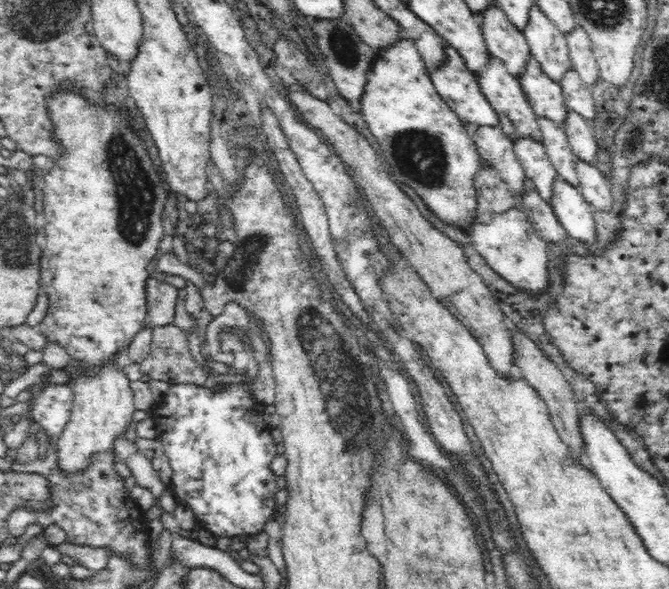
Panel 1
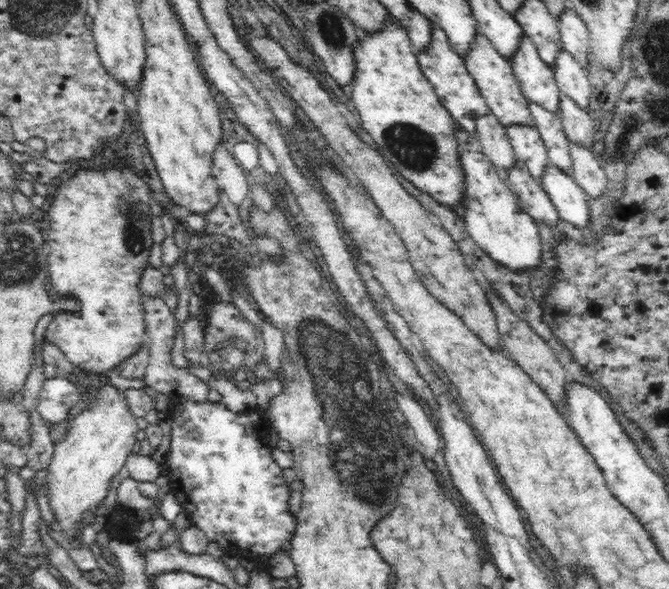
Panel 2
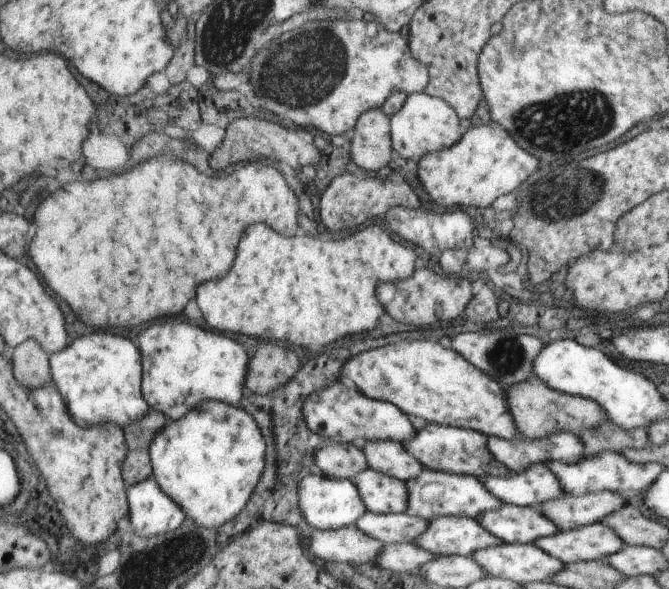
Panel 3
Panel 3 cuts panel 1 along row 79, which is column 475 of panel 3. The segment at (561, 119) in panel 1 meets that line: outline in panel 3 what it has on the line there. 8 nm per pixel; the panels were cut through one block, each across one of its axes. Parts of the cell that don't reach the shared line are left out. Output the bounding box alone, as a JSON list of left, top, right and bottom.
[413,516,502,557]

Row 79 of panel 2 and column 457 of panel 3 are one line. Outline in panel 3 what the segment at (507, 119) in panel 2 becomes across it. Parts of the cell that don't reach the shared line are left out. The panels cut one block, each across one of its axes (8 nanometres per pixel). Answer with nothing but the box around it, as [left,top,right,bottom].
[409,467,505,521]

